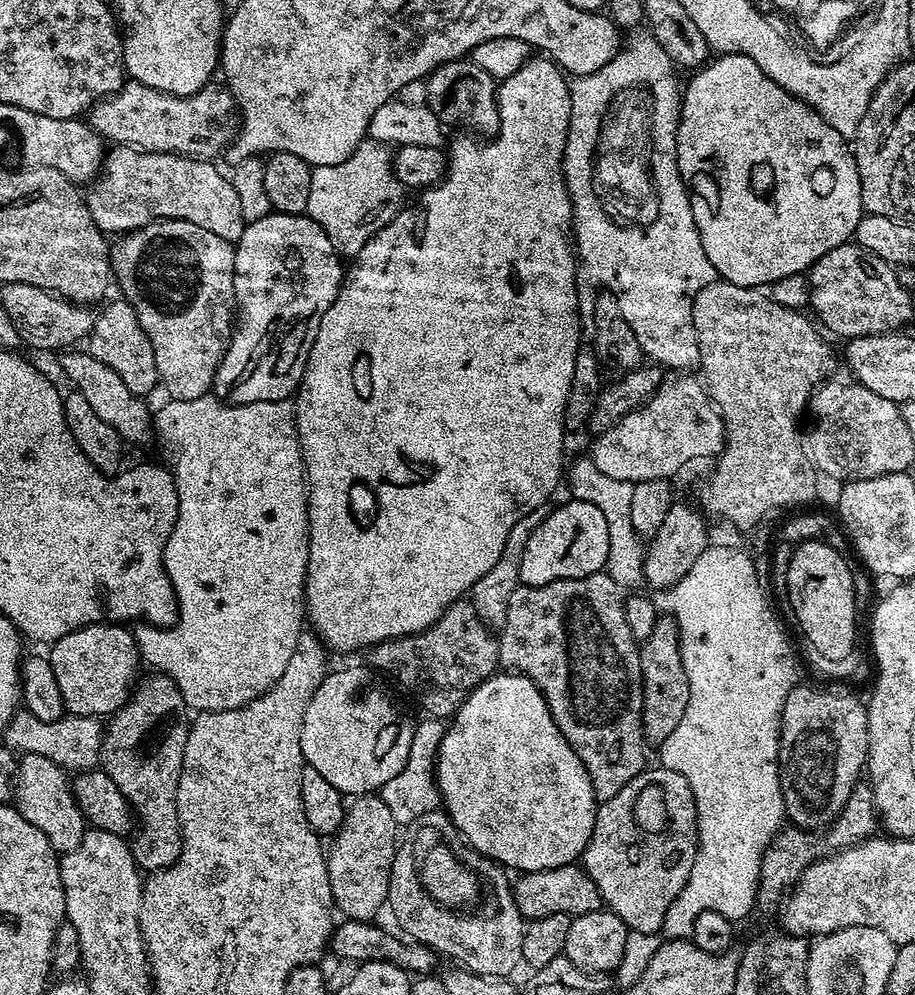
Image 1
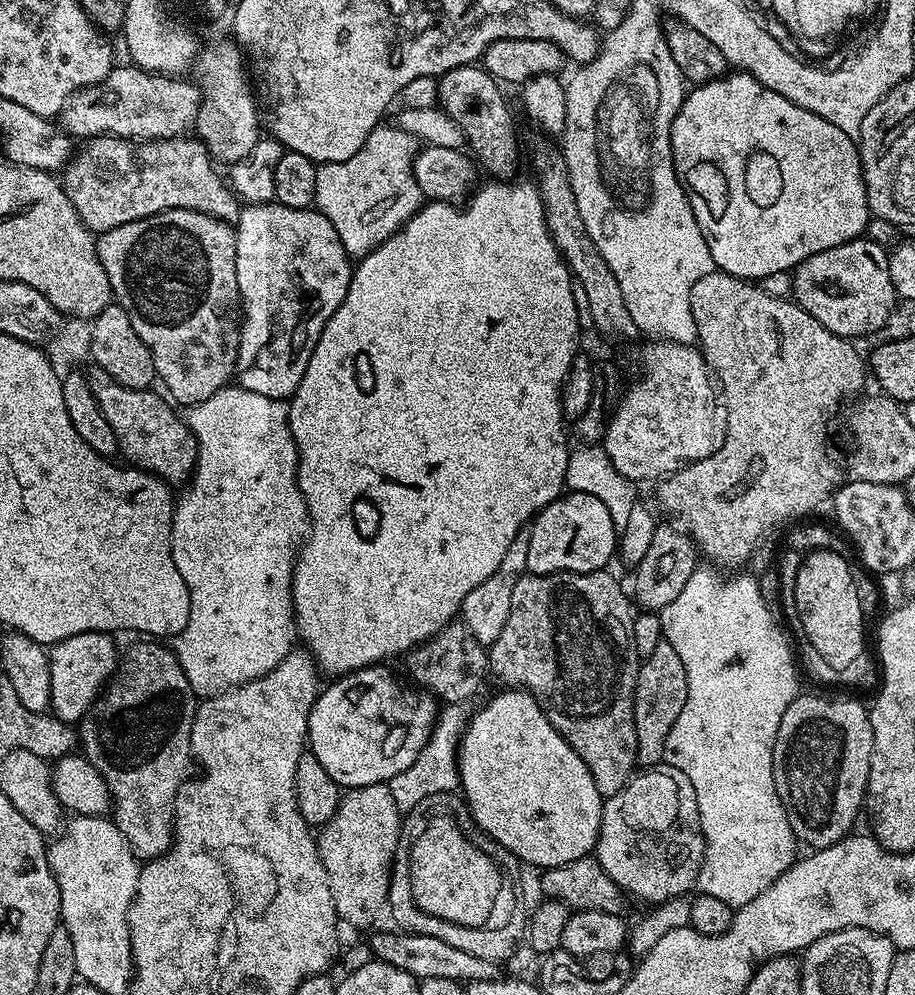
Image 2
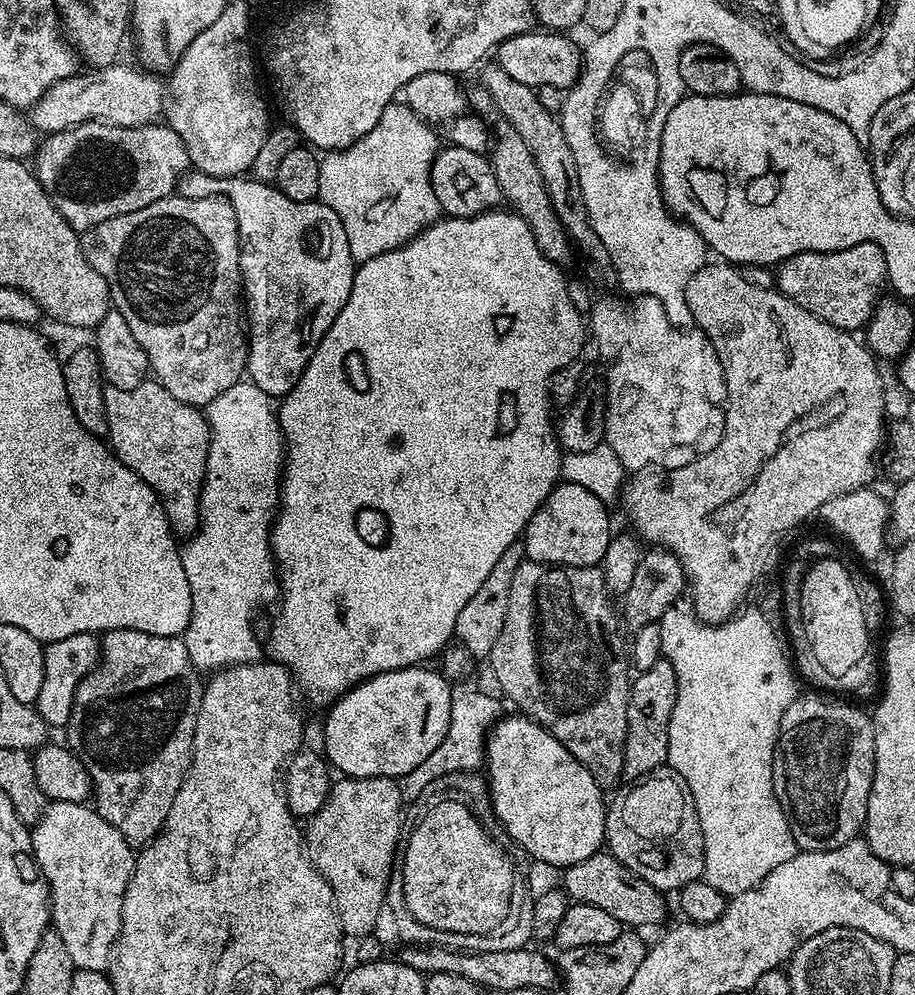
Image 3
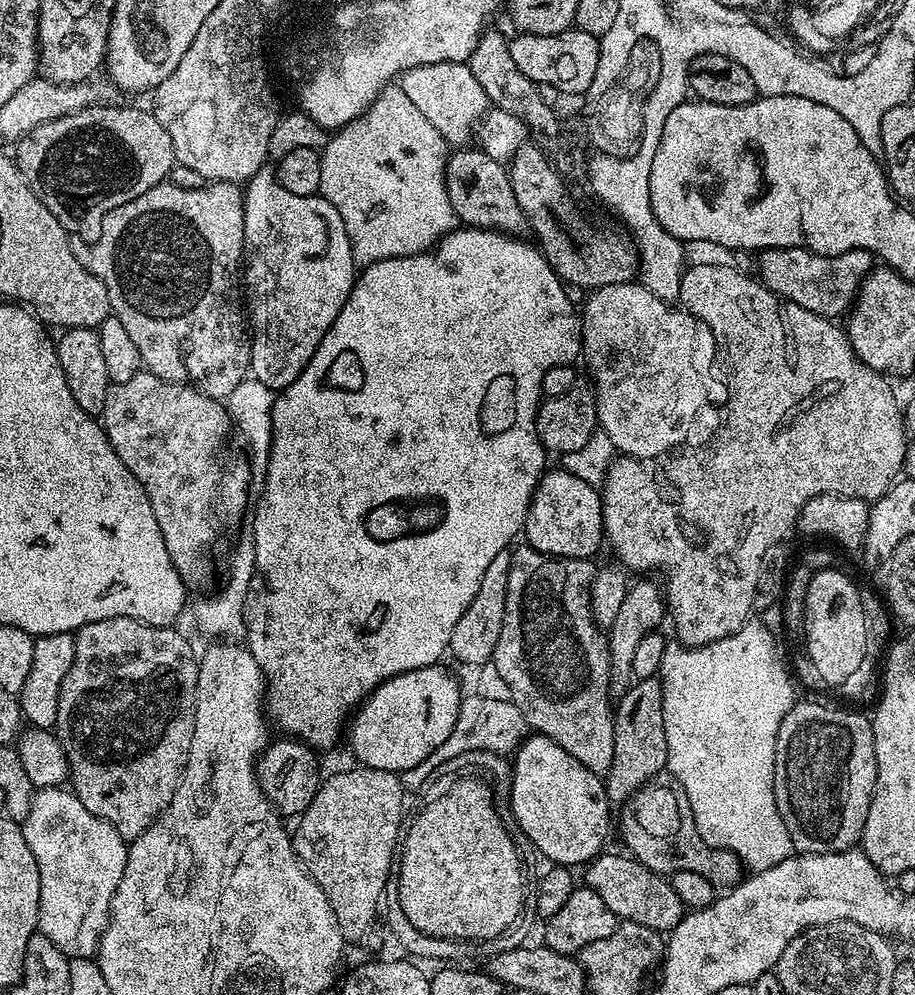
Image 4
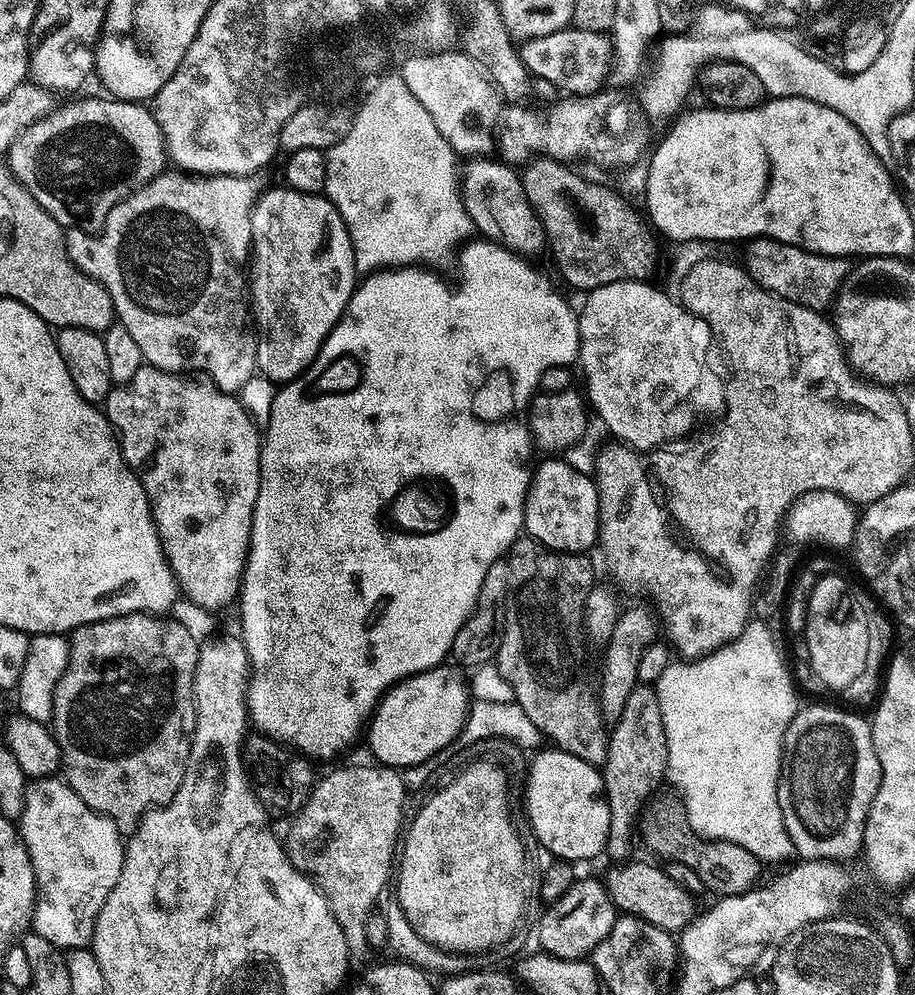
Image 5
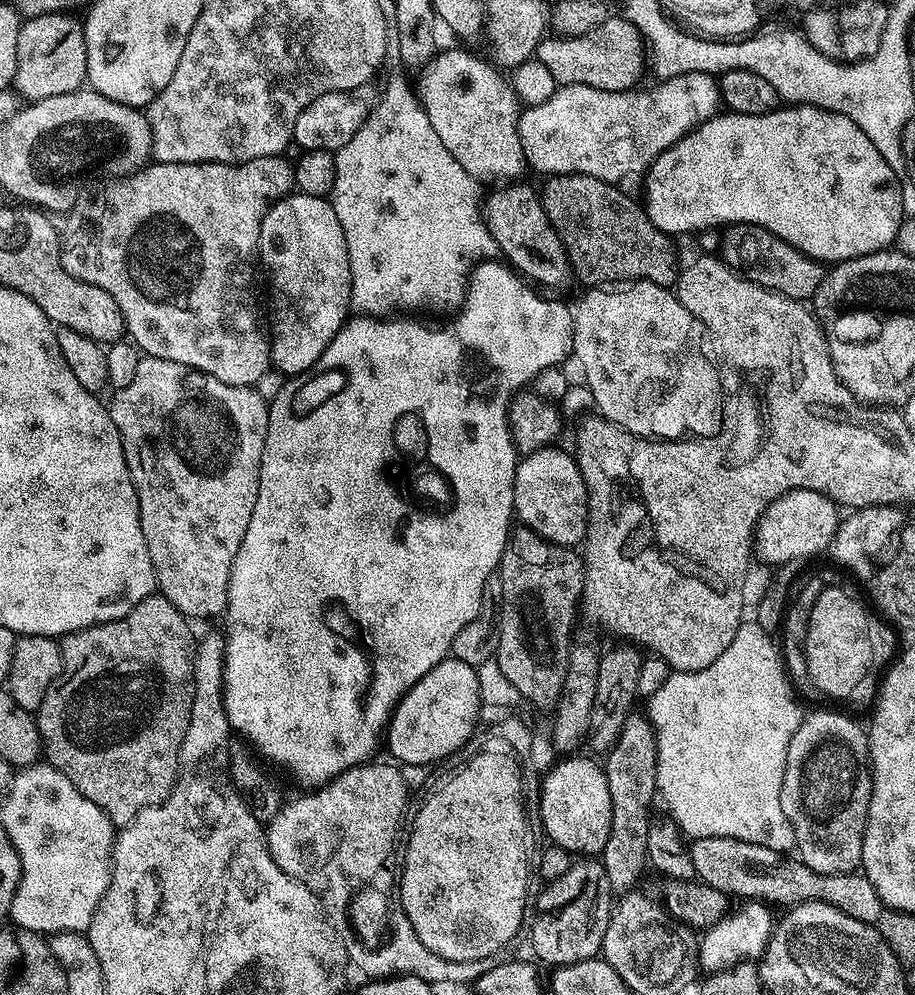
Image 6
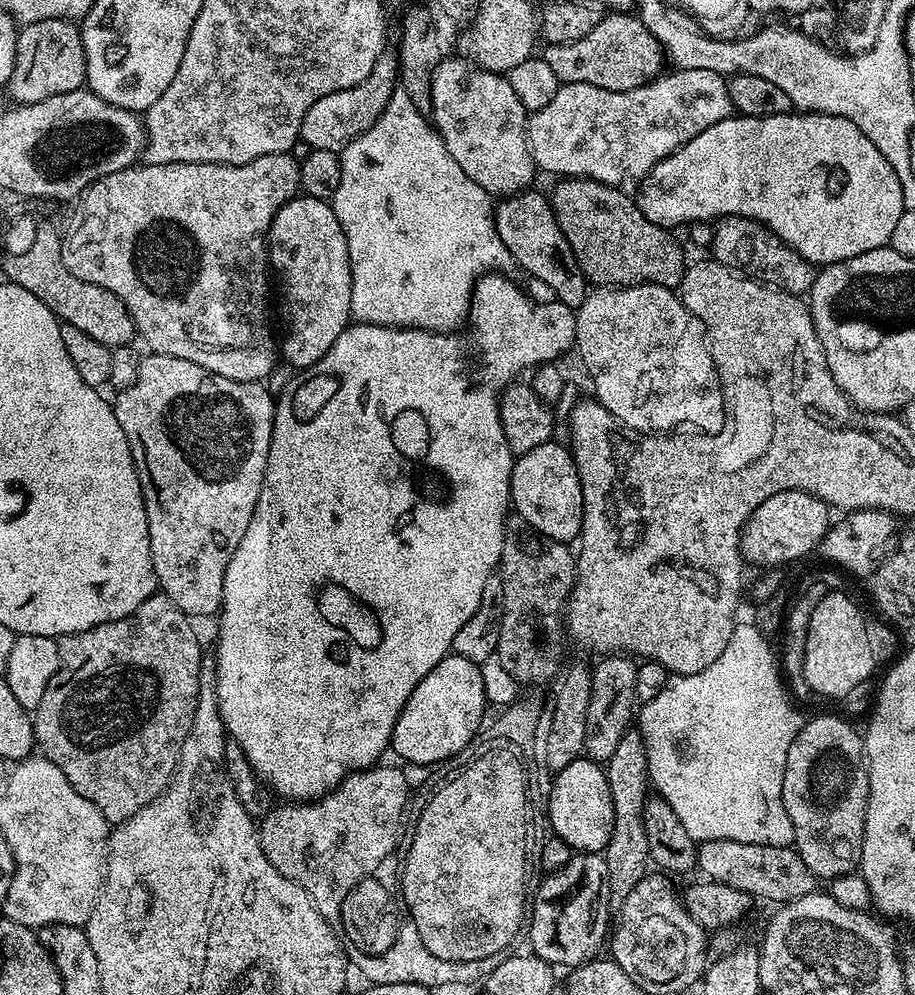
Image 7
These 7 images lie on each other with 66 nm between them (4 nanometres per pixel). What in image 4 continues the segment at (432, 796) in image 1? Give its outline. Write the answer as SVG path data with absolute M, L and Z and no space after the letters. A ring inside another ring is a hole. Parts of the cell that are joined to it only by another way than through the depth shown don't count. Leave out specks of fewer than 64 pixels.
M475 692L468 693L461 699L458 720L455 723L455 729L446 738L446 742L430 754L429 758L424 759L414 766L411 770L401 773L401 782L407 790L422 790L430 776L439 773L444 767L451 765L456 757L465 753L478 751L493 751L498 740L506 736L518 737L523 731L527 731L527 724L522 718L522 712L518 710L515 703L511 700L493 700L483 698Z

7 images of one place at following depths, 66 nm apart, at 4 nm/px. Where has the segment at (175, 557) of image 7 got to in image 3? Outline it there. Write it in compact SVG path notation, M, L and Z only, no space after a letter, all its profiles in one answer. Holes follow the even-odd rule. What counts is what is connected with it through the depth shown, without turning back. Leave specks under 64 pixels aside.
M149 378L134 390L104 389L104 413L108 423L107 443L113 452L138 478L142 478L156 491L160 505L168 515L168 525L173 533L191 534L200 523L200 485L204 482L208 457L208 422L205 413L195 404L180 402L155 379Z

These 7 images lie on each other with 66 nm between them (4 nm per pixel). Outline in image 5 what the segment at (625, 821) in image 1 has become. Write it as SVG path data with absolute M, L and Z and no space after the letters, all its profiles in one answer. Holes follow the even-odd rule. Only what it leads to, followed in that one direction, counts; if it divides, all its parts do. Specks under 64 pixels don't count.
M672 798L665 808L656 812L656 821L648 828L648 844L668 862L676 861L690 866L698 878L702 878L705 889L716 892L717 897L737 896L757 887L760 876L761 861L750 850L725 840L705 840L697 836L684 816L684 806L679 799Z

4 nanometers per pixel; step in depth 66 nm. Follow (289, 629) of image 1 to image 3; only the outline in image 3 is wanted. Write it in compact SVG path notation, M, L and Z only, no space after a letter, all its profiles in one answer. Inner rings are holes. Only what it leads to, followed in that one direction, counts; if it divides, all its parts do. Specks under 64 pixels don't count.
M241 378L237 384L230 386L230 390L210 401L206 405L206 419L208 457L204 482L200 485L200 523L180 548L182 566L186 570L192 595L192 617L182 639L196 669L219 670L261 659L262 644L256 641L252 615L259 604L275 605L282 592L278 565L272 559L272 522L280 507L286 445L273 397L266 395L247 378Z

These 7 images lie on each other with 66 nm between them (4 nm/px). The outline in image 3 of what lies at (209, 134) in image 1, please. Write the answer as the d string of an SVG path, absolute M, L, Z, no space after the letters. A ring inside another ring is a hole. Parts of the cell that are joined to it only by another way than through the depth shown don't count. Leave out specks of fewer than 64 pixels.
M117 62L105 68L80 70L70 78L59 80L31 106L32 127L37 133L51 134L91 120L127 128L159 121L166 112L165 81L151 71L136 68L127 68L123 62Z

